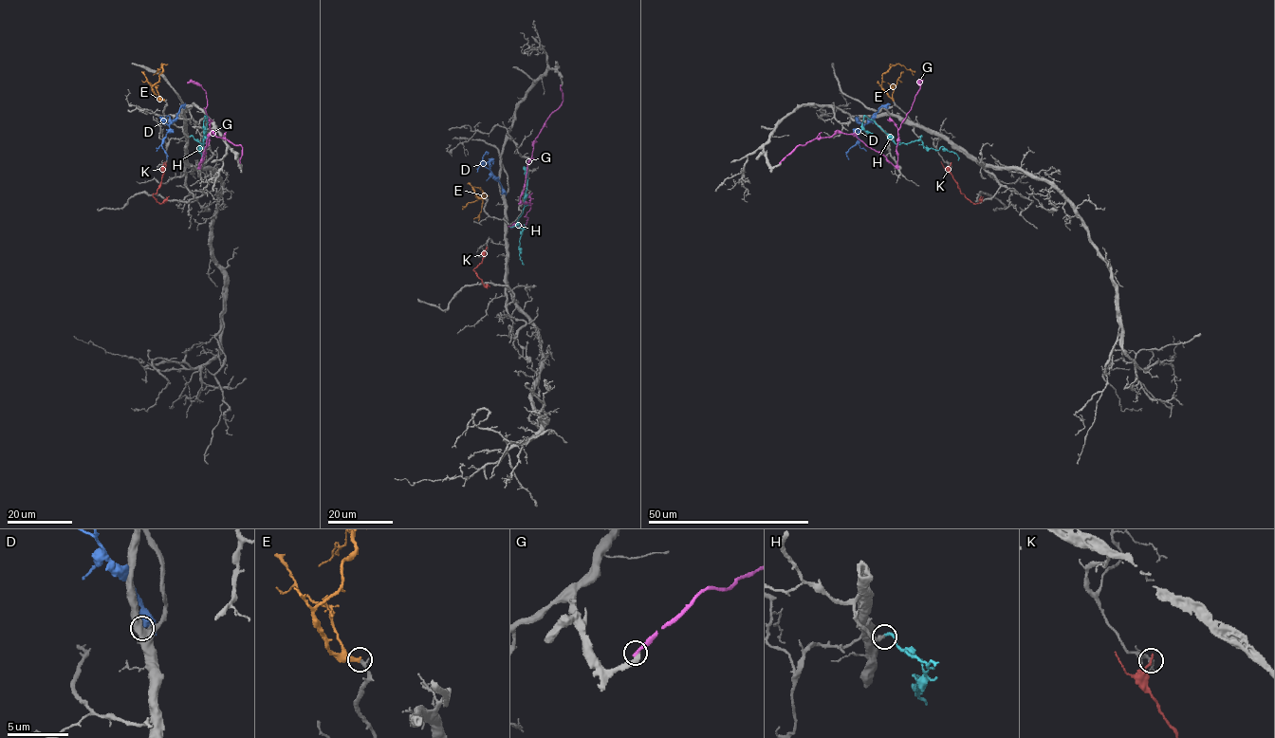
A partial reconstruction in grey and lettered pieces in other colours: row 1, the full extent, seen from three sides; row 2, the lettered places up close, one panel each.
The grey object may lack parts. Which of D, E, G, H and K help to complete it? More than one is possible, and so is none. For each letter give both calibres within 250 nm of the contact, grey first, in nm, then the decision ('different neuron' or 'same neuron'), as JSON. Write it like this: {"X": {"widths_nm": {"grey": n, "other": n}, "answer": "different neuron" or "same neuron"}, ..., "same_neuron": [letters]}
{"D": {"widths_nm": {"grey": 190, "other": 650}, "answer": "different neuron"}, "E": {"widths_nm": {"grey": 280, "other": 380}, "answer": "same neuron"}, "G": {"widths_nm": {"grey": 380, "other": 280}, "answer": "different neuron"}, "H": {"widths_nm": {"grey": 280, "other": 260}, "answer": "different neuron"}, "K": {"widths_nm": {"grey": 220, "other": 280}, "answer": "different neuron"}, "same_neuron": ["E"]}

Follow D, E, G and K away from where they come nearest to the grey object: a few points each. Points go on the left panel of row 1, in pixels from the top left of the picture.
D: (181, 107), (170, 125), (162, 144), (166, 159)
E: (164, 100), (156, 97), (153, 87), (158, 80), (161, 64), (153, 75)
G: (240, 162), (242, 147), (212, 132), (199, 166), (211, 129), (205, 110), (207, 95), (196, 83), (187, 83)
K: (163, 164), (159, 188), (153, 195), (160, 204), (169, 196)

